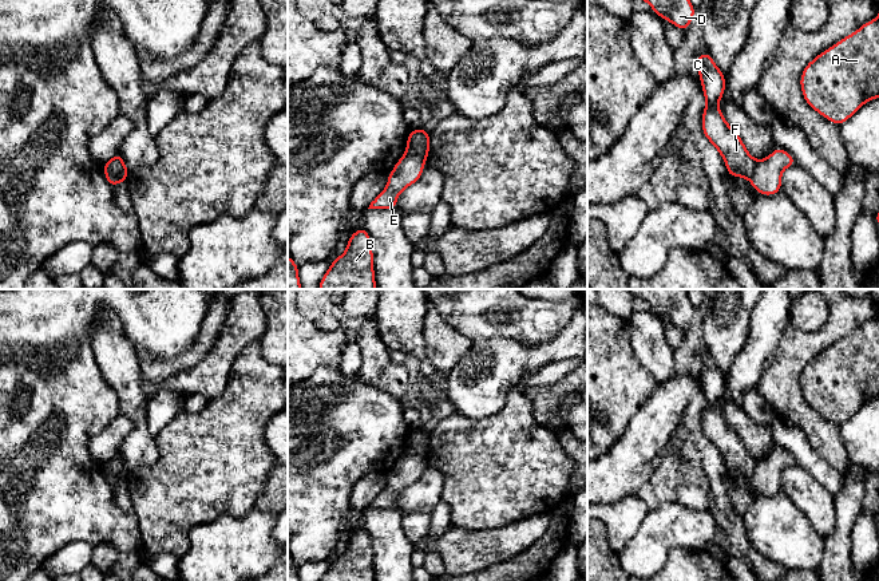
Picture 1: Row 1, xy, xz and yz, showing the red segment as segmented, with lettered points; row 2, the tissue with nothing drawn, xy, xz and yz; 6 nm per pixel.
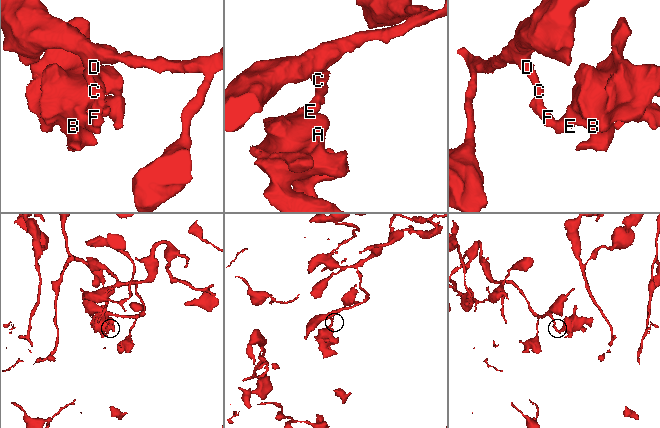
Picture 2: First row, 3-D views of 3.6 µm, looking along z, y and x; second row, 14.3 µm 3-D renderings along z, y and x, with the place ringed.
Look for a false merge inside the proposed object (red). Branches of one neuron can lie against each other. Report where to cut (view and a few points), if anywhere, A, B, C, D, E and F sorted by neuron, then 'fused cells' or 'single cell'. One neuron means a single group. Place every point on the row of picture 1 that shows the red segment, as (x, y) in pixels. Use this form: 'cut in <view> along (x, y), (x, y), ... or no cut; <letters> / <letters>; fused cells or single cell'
cut in xy along (105, 170), (125, 178); A B E / C D F; fused cells

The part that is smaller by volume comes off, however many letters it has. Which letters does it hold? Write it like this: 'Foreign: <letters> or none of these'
Foreign: A, B, E

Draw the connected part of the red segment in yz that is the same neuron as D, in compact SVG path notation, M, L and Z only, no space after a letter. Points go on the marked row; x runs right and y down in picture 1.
M644 0L664 20L681 28L684 32L689 28L696 8L690 0Z

